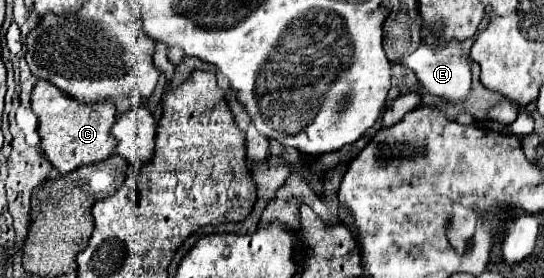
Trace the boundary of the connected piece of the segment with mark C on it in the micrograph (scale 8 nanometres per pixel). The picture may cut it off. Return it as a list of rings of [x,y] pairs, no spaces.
[[[40,80],[32,90],[32,110],[40,122],[38,134],[42,138],[42,152],[60,174],[68,174],[86,164],[102,162],[114,154],[116,138],[110,134],[110,128],[116,122],[114,104],[100,102],[84,106],[80,102],[72,102],[72,98],[64,98],[64,94],[60,94],[60,90],[56,90],[50,82]]]

